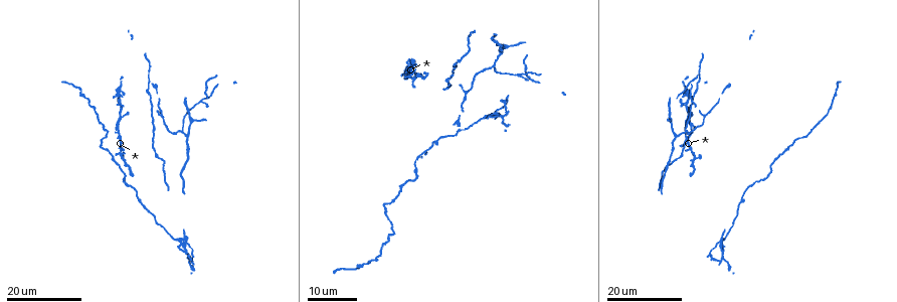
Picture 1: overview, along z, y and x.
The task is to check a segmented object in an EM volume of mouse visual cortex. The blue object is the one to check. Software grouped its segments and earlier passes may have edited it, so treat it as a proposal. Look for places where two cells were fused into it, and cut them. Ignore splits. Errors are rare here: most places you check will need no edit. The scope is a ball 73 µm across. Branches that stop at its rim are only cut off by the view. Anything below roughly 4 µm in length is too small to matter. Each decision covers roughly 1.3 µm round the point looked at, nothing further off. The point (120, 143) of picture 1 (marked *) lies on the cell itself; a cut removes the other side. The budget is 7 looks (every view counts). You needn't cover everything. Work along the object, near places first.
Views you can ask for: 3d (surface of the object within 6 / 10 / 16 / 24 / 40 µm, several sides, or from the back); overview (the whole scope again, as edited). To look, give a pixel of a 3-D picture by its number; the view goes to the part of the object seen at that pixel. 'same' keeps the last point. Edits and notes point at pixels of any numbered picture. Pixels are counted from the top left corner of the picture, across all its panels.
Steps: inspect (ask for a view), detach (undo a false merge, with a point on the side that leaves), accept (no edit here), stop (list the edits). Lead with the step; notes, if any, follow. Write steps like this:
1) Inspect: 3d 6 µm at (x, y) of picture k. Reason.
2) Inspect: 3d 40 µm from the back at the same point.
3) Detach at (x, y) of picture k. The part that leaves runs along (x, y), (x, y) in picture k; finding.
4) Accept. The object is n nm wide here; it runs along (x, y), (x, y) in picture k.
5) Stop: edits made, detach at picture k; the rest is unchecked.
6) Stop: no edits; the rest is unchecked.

Inspect: 3d 16 µm at (681, 156) of picture 1.

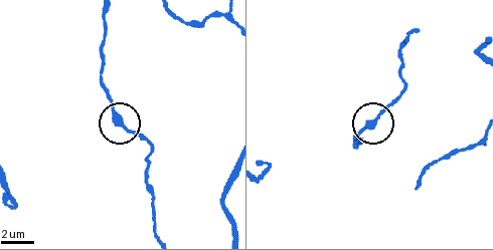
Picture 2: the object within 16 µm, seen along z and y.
Inspect: 3d 10 µm at (116, 116) of picture 2. Zoom in.

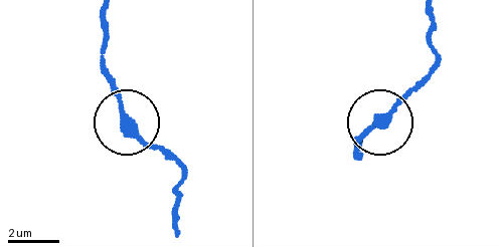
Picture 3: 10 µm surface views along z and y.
Accept. Continuous, no second cell.

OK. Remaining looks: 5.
Inspect: 3d 16 µm at (180, 242) of picture 1.

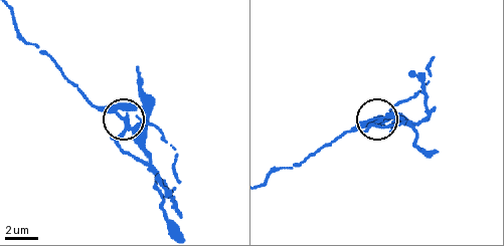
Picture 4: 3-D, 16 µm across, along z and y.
Inspect: 3d 6 µm at (123, 120) of picture 4.

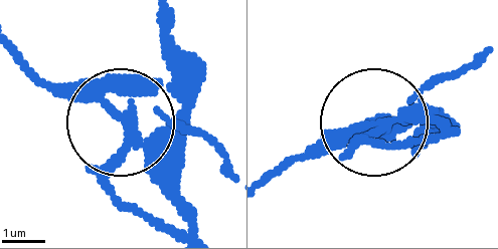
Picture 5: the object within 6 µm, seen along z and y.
Detach at (124, 150) of picture 5. The object is 260 nm wide here; the part that leaves runs along (94, 90), (188, 228) in picture 5; a second cell is stuck on.

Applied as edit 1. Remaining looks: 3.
Inspect: overview. Redraw.

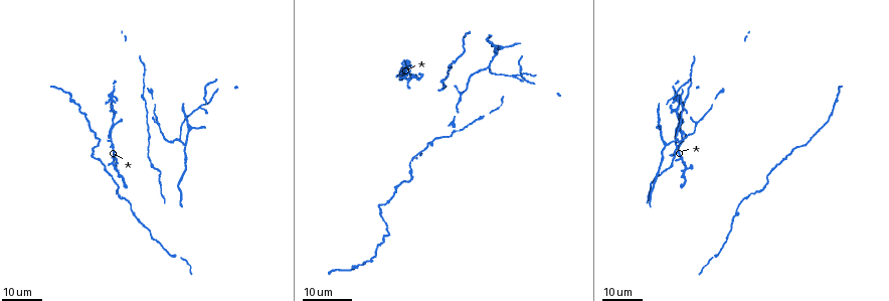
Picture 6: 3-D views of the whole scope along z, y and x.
Inspect: 3d 16 µm at (159, 122) of picture 6. Two arms in line, one across.

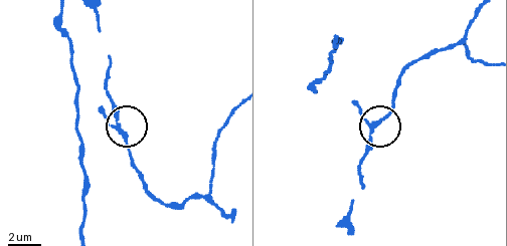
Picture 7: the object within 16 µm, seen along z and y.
Inspect: 3d 6 µm at (123, 132) of picture 7.

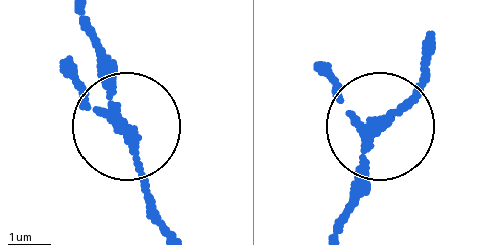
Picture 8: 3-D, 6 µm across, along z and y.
Accept. The object is 190 nm wide here; all the same cell.

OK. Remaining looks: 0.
Stop: edits made, detach at picture 5; the rest is unchecked.

